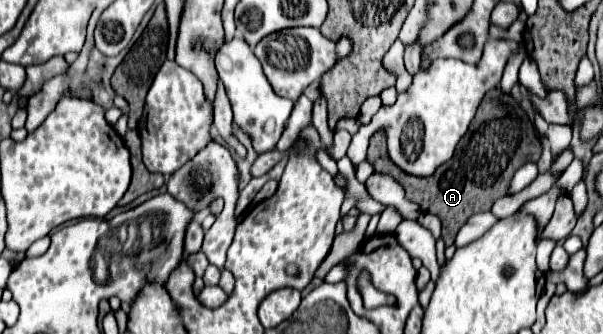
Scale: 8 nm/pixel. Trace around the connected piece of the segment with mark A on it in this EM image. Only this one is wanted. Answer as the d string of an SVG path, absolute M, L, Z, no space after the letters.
M492 89L480 103L478 113L468 133L458 143L454 157L440 165L432 177L412 177L398 169L386 153L386 133L382 133L382 129L372 135L366 161L374 165L376 173L394 177L404 187L408 201L418 203L424 213L440 217L442 239L446 247L450 247L466 219L474 213L490 211L496 199L506 197L514 171L520 169L526 159L538 159L540 151L540 141L522 107L514 101L512 95L504 95L500 89Z

